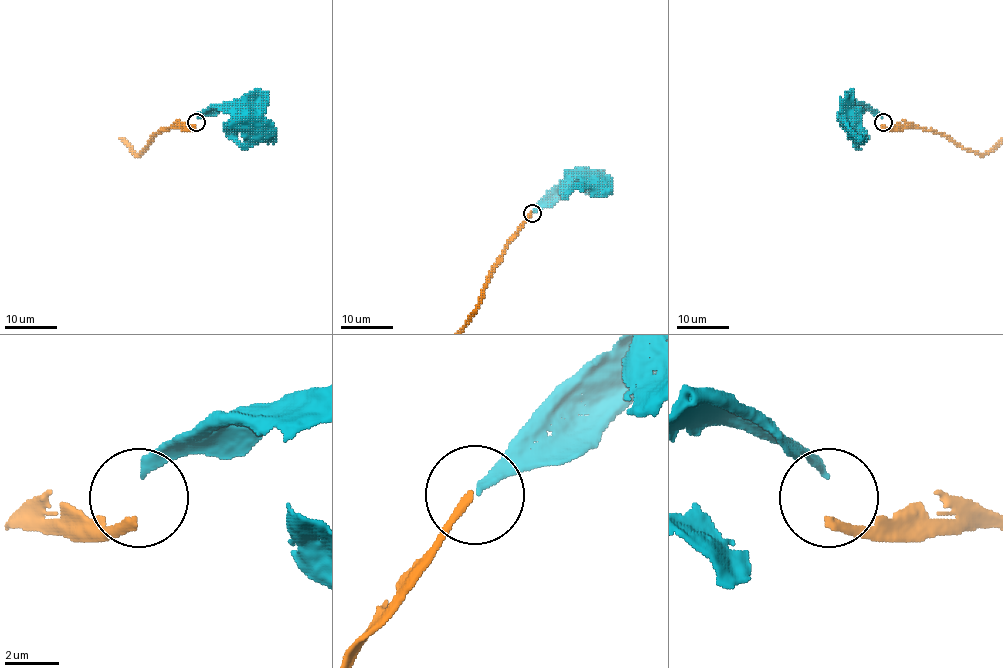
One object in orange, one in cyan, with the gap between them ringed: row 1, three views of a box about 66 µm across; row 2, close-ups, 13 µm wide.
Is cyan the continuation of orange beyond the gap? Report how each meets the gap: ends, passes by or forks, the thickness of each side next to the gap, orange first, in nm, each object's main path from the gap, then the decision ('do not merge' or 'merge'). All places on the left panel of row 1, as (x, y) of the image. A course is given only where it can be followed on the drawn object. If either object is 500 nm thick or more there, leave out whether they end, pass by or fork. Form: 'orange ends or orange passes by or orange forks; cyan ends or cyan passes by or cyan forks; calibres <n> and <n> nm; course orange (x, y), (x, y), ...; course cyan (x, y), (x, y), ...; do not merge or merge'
orange ends; cyan ends; calibres 320 and 280 nm; course cyan (197, 118), (215, 106), (234, 106), (245, 117); do not merge

